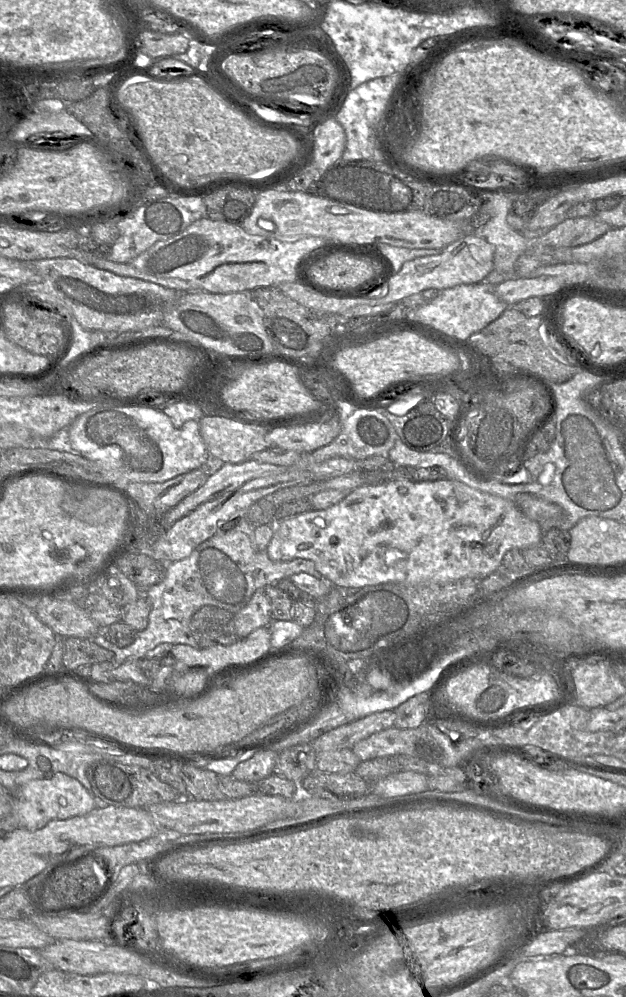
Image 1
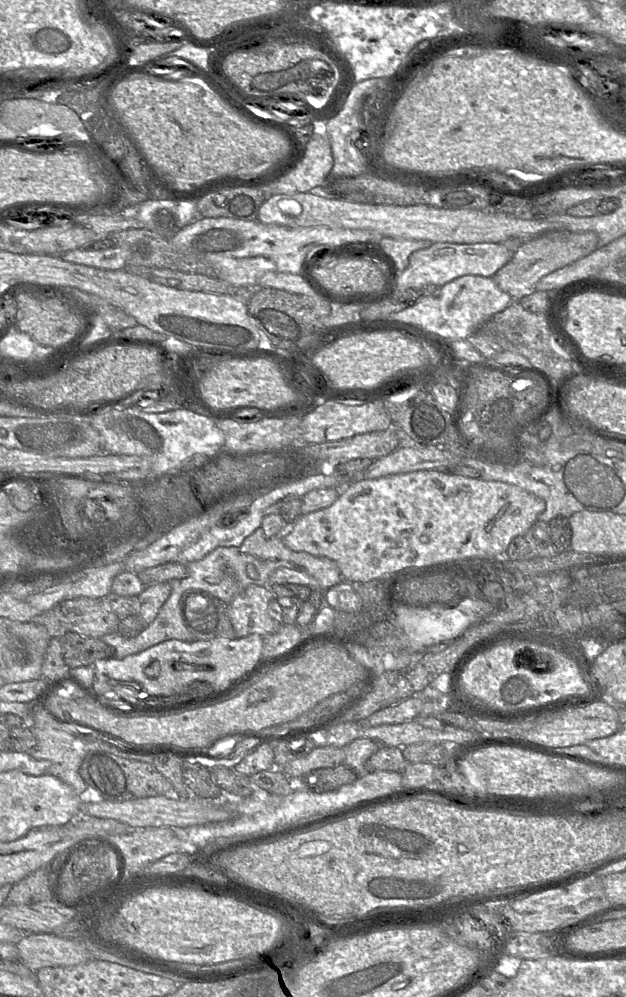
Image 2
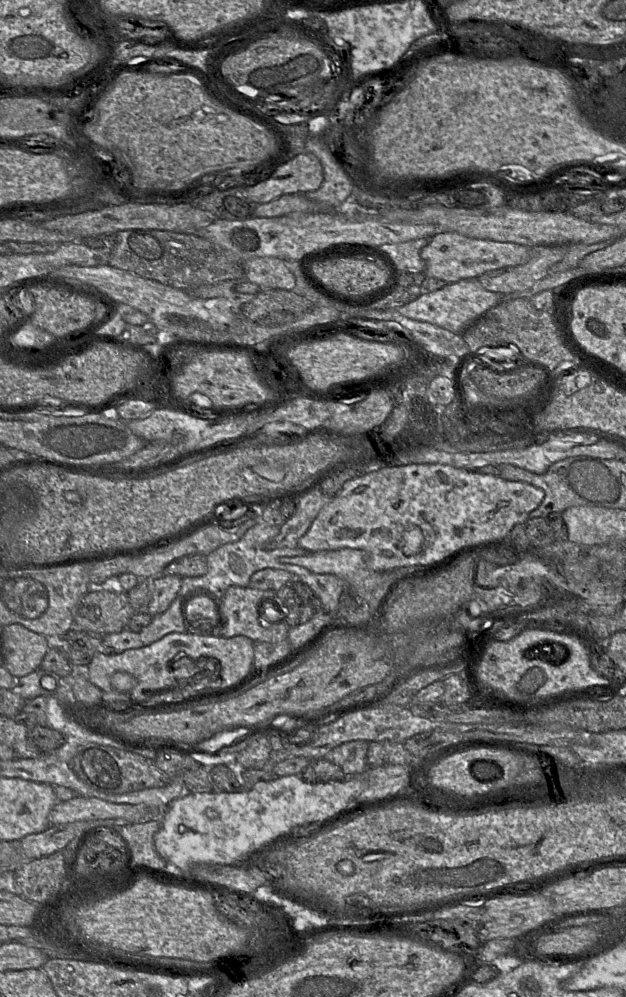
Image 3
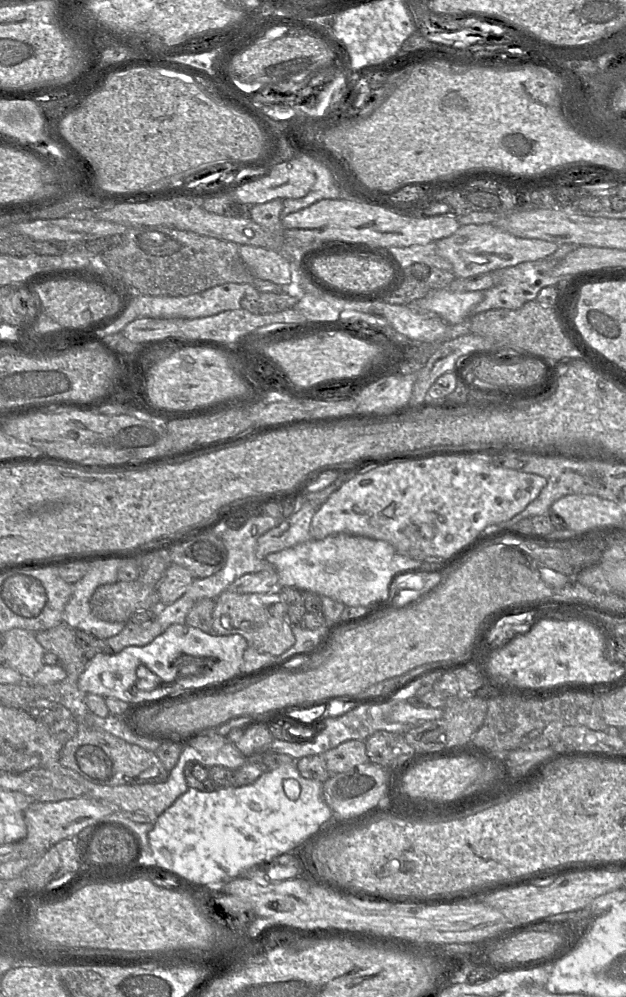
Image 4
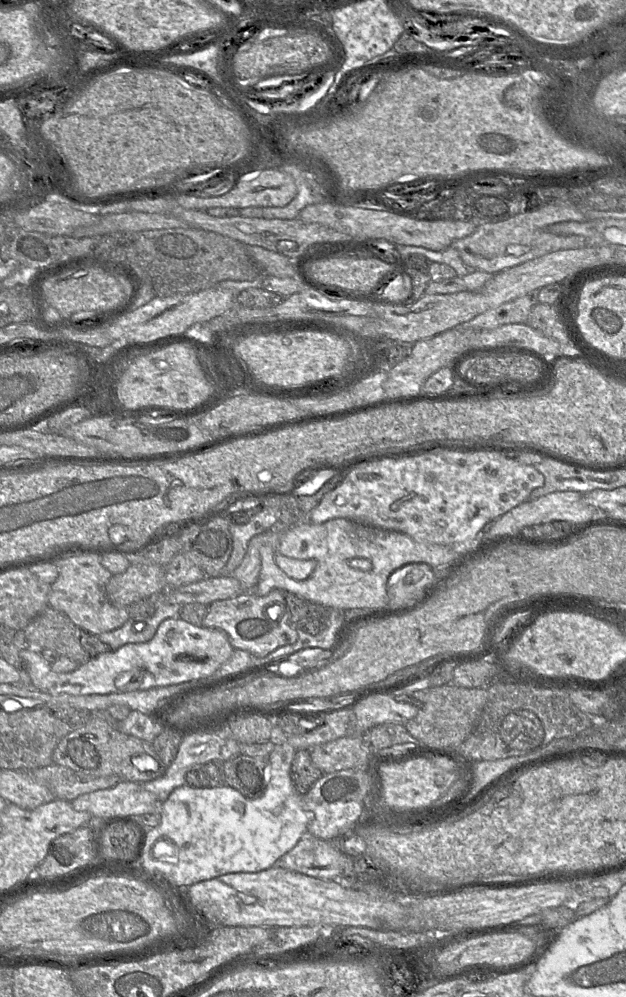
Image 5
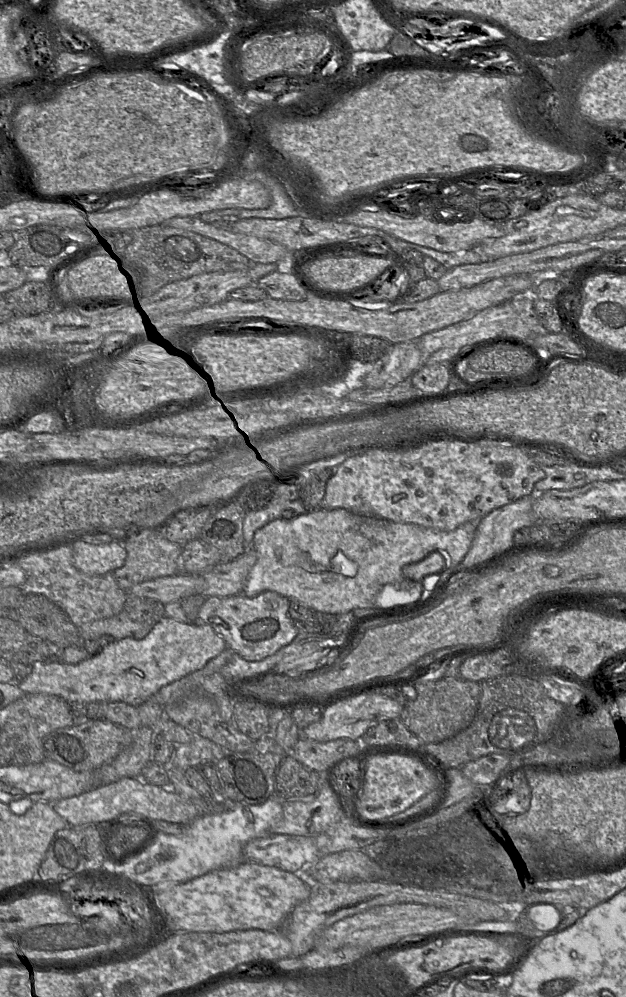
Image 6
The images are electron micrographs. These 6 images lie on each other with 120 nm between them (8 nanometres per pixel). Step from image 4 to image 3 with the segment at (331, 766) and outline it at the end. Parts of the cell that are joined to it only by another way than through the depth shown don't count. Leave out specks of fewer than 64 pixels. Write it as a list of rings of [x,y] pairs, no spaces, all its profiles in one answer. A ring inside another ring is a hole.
[[[350,741],[334,748],[328,757],[346,776],[362,775],[367,770],[368,747],[369,742]]]

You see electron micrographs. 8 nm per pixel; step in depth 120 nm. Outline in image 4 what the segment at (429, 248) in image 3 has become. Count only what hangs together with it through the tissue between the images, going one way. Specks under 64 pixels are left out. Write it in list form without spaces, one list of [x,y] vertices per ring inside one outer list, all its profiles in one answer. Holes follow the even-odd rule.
[[[472,211],[458,216],[456,217],[460,224],[458,230],[437,241],[437,254],[452,264],[456,278],[467,278],[515,266],[522,262],[541,260],[552,255],[560,245],[563,245],[542,239],[520,238],[490,224],[504,215],[495,212]]]

